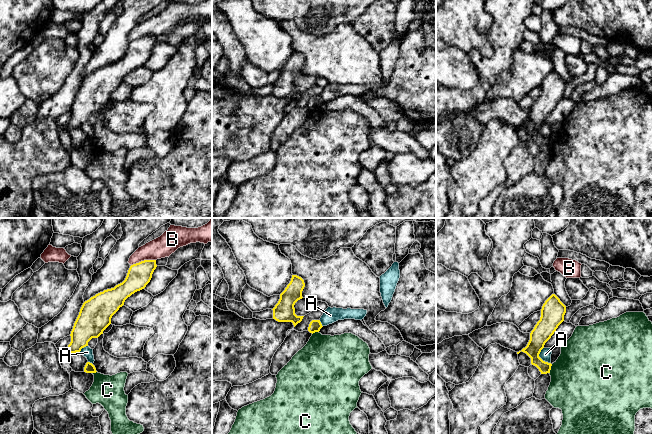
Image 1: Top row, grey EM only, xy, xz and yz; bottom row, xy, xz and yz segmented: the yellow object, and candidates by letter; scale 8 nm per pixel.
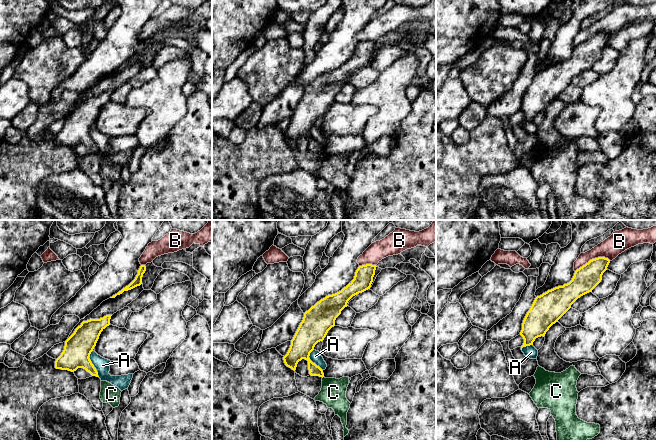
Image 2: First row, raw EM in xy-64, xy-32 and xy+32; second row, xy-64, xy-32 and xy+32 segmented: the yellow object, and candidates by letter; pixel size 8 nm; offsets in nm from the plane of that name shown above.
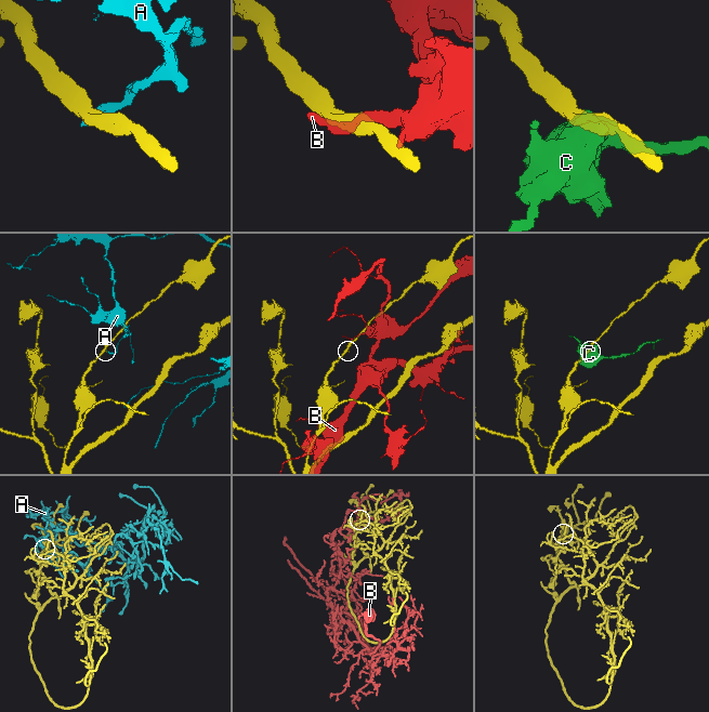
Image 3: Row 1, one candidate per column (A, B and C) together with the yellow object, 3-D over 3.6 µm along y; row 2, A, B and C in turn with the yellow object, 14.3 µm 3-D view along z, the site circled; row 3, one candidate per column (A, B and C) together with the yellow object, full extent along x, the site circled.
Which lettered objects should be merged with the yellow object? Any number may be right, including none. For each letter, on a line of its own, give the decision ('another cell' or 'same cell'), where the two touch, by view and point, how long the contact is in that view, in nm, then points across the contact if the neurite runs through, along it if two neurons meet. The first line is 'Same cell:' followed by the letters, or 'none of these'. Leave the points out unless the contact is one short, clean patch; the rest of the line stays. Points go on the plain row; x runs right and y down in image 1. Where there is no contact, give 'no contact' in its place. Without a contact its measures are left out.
Same cell: none of these
A: another cell; meets yellow in yz at (539, 133); contact 150 nm long; border along yz (543, 123), (539, 132), (550, 139)
B: another cell; meets yellow in xy at (144, 36); contact 200 nm long
C: another cell; meets yellow in yz at (550, 145); contact 80 nm long; border along yz (552, 140), (549, 149)

